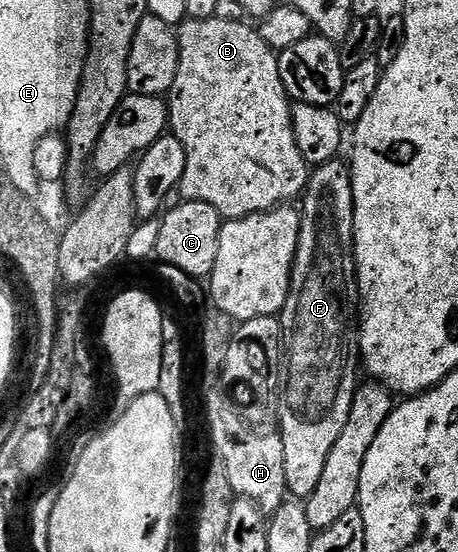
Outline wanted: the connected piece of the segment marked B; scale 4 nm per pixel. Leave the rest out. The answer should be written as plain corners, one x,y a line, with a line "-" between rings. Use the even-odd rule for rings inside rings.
216,17
203,18
201,20
186,20
177,27
178,35
178,67
176,68
176,80
172,97
168,102
168,118
172,123
172,130
177,137
181,138
182,145
186,147
186,170
182,174
180,183
181,197
187,202
207,202
212,204
212,208
217,210
219,215
227,219
245,218
248,214
265,212
277,207
282,198
282,189
286,186
286,178
278,174
278,162
274,158
295,157
296,147
294,144
294,124
292,121
292,106
288,101
288,95
283,89
282,77
278,75
277,69
271,63
275,61
275,51
267,46
266,42
257,33
254,34
245,24
237,21
218,19

